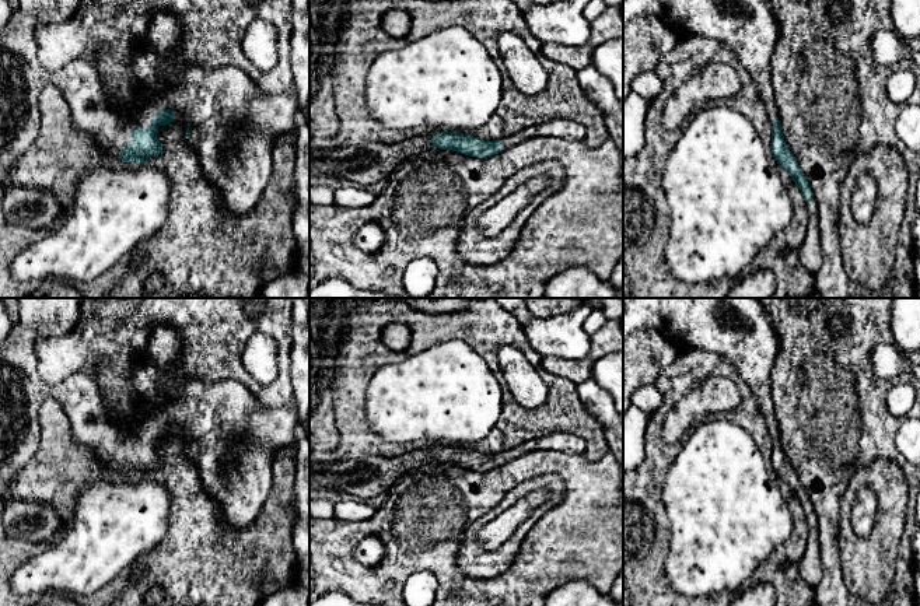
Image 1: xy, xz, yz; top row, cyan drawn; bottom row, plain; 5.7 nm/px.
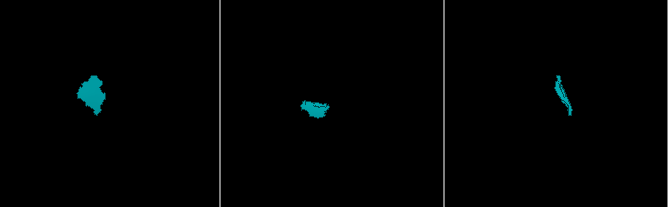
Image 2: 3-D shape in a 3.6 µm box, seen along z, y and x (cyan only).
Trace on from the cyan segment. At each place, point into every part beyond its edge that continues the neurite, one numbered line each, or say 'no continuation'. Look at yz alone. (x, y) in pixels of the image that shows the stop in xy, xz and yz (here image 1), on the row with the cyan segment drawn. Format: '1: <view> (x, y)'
1: yz (810, 254)

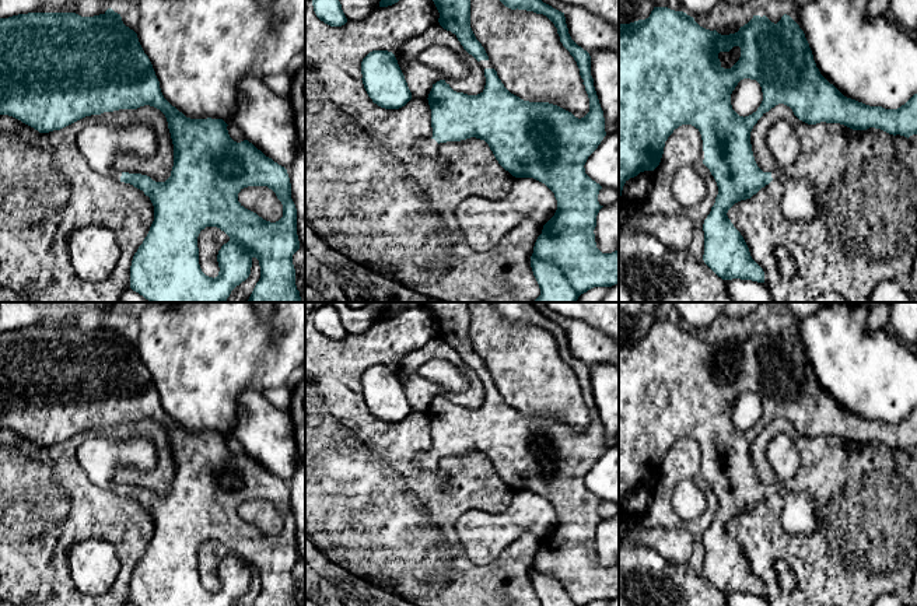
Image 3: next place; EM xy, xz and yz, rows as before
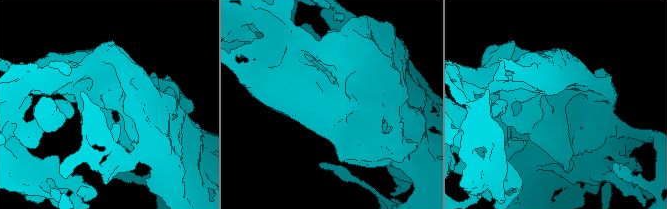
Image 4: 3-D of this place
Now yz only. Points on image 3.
1: yz (781, 139)

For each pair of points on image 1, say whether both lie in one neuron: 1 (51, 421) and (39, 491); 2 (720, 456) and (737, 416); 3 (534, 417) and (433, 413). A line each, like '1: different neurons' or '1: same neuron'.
1: same neuron
2: different neurons
3: different neurons

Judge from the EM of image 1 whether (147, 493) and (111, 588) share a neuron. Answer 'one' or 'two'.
two

